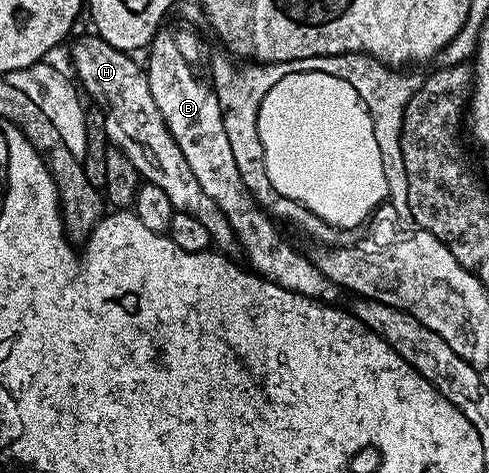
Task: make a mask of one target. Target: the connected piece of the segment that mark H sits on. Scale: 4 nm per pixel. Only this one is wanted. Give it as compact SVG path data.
M99 34L84 36L73 48L70 48L70 61L74 67L74 76L80 79L80 84L89 92L93 101L99 102L107 111L111 123L128 140L133 140L140 148L148 151L150 159L156 163L156 173L150 176L151 183L162 186L166 196L170 198L173 208L178 212L194 214L206 230L210 230L213 241L221 249L237 243L236 234L232 230L231 222L224 216L215 200L199 185L198 178L190 168L190 162L183 157L178 142L171 136L154 97L148 85L145 69L135 64L129 53L110 46Z

